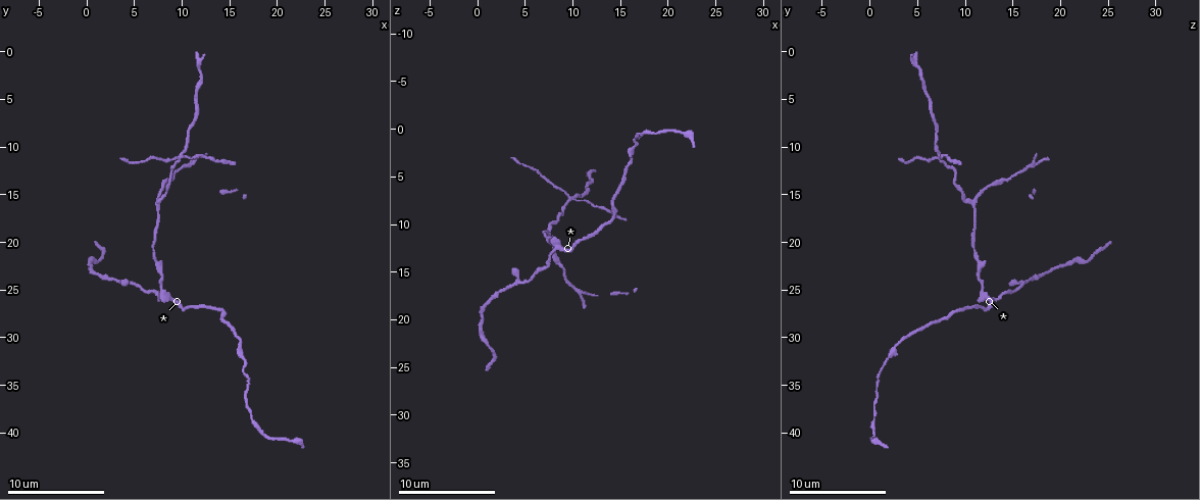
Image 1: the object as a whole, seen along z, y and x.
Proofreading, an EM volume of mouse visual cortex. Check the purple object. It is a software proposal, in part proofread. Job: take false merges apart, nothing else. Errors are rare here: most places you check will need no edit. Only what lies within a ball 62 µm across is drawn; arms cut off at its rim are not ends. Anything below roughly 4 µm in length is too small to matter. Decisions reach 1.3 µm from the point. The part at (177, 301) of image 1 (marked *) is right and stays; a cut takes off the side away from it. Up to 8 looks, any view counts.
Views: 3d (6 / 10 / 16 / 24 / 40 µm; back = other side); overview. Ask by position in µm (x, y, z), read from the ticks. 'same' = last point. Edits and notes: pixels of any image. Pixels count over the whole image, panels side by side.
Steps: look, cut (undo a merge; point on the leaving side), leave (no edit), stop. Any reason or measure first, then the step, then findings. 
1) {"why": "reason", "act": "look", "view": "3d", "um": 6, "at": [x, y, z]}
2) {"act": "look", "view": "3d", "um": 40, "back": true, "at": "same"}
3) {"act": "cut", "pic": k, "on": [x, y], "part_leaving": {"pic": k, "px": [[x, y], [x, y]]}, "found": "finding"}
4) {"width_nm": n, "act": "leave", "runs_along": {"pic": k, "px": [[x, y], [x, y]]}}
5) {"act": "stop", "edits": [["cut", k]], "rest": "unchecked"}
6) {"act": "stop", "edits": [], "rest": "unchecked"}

{"why": "three arms meet", "act": "look", "view": "3d", "um": 10, "at": [7.2, 15.8, 11.0]}

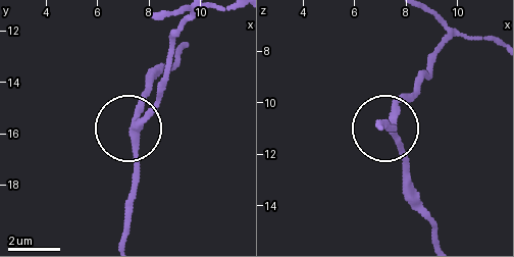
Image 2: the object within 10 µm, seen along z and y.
{"width_nm": 270, "act": "leave", "found": "all the same cell"}

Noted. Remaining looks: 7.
{"why": "four arms meet", "act": "look", "view": "3d", "um": 6, "at": [10.2, 10.4, 7.0]}

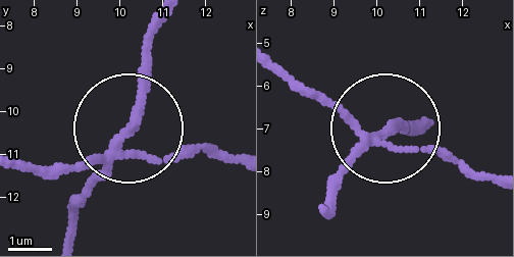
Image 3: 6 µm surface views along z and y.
{"act": "cut", "pic": 3, "on": [176, 162], "part_leaving": {"pic": 3, "px": [[104, 159], [20, 170]]}, "found": "a second cell is stuck on"}

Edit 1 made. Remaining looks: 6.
{"why": "sudden change in width", "act": "look", "view": "3d", "um": 10, "at": [7.0, 21.8, 11.4]}

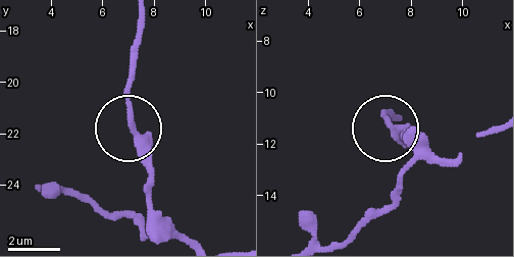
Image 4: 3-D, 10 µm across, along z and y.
{"act": "look", "view": "3d", "um": 6, "at": [7.1, 21.6, 11.1]}

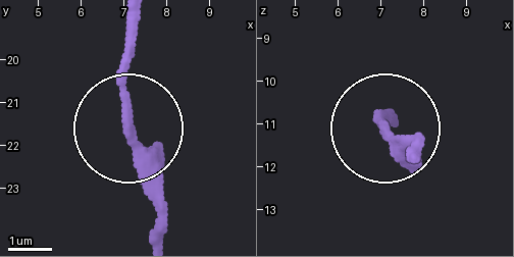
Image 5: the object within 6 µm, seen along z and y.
{"width_nm": 240, "act": "leave", "runs_along": {"pic": 5, "px": [[164, 239], [153, 162], [120, 74], [131, 19]]}, "found": "one cell here"}

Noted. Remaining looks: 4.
{"why": "sudden change in width", "act": "look", "view": "3d", "um": 6, "at": [0.8, 23.0, 18.6]}

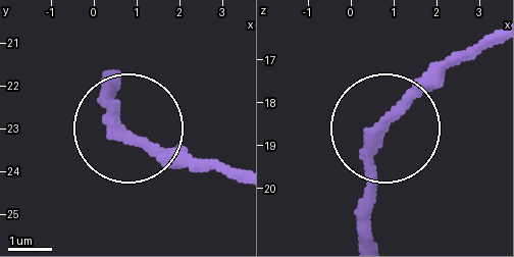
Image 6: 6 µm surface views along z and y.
{"act": "look", "view": "3d", "um": 6, "back": true, "at": [1.00, 23.25, 18.35]}

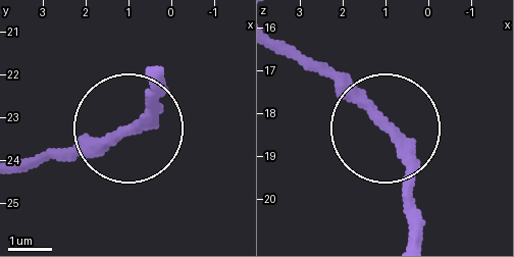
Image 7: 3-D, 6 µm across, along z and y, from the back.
{"width_nm": 220, "act": "leave", "found": "all the same cell"}

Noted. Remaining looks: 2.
{"act": "stop", "edits": [["cut", 3]], "rest": "unchecked"}

